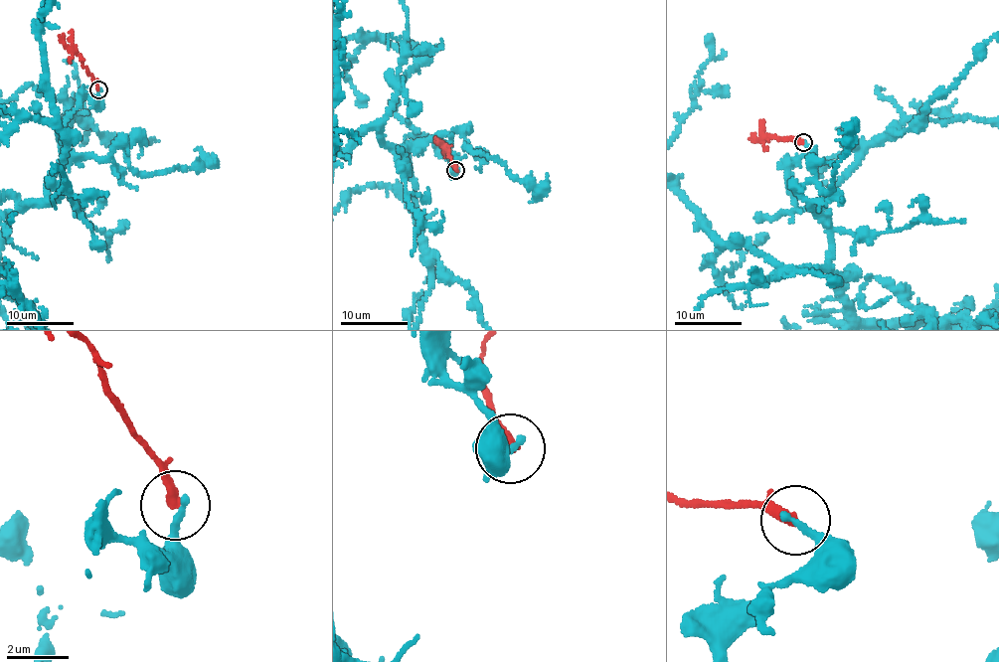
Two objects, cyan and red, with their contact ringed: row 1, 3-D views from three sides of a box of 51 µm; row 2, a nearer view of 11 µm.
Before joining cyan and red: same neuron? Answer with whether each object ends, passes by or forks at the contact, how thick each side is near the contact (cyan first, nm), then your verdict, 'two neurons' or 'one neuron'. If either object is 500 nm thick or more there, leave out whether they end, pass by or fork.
cyan ends there; red ends there; 280 nm thick on the cyan side, 320 nm on the other; two neurons

